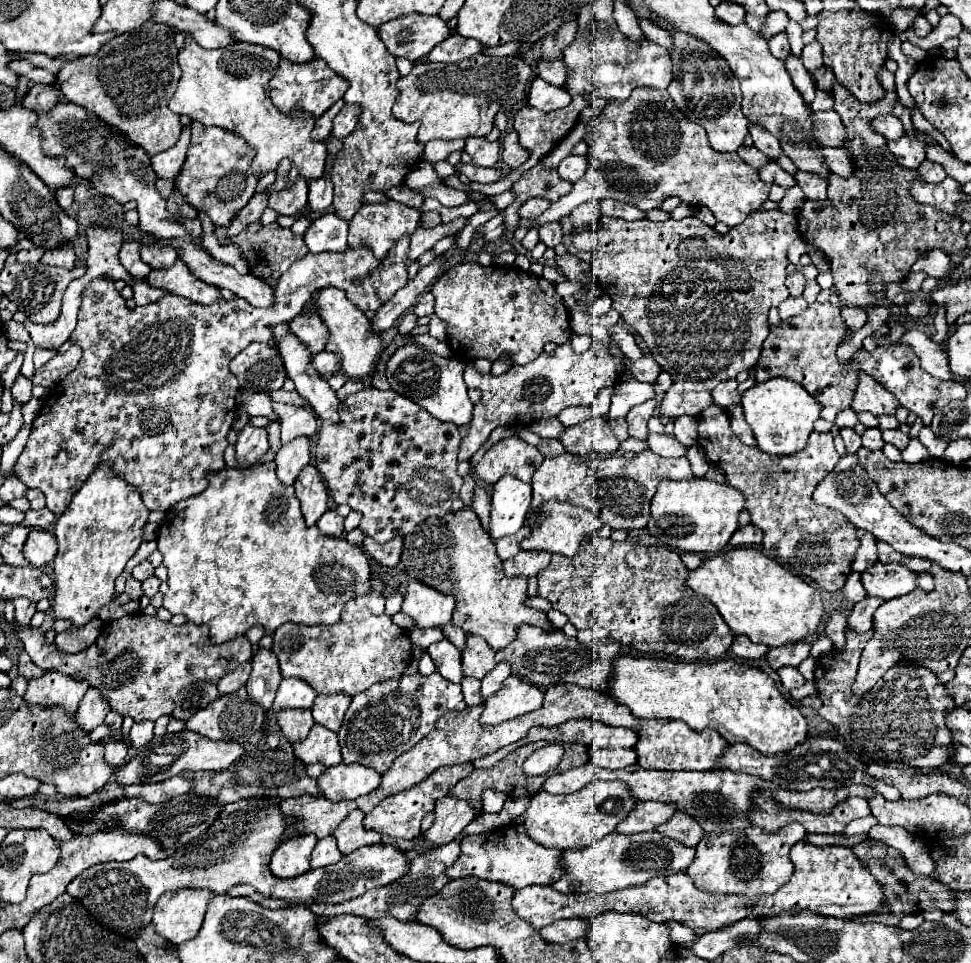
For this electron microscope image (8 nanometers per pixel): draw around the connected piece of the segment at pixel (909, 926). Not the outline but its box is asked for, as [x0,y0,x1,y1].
[898,912,924,930]

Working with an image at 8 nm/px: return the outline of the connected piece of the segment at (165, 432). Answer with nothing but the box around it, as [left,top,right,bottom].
[14,236,410,516]

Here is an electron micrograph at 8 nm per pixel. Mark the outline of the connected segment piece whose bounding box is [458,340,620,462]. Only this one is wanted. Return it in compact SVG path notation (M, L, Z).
M570 340L556 348L556 352L542 352L536 360L520 366L514 364L506 374L478 374L472 362L466 362L466 384L468 388L478 388L482 398L474 404L474 416L468 428L466 438L460 444L458 460L470 460L470 456L488 440L490 432L498 426L530 426L540 418L558 416L560 410L568 406L596 406L596 396L600 390L614 386L620 378L612 352L602 342L592 342L592 346L576 354L570 346Z

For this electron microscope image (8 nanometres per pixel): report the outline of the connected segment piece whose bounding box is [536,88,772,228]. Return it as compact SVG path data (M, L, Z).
M634 90L624 102L610 102L588 126L586 144L590 146L590 170L574 184L570 194L552 202L538 218L538 226L558 222L576 206L598 198L624 200L644 212L660 206L664 198L678 196L692 206L706 206L716 220L738 226L750 212L762 210L772 184L754 178L754 168L738 158L736 152L716 152L708 144L706 130L686 120L674 106L668 90Z

